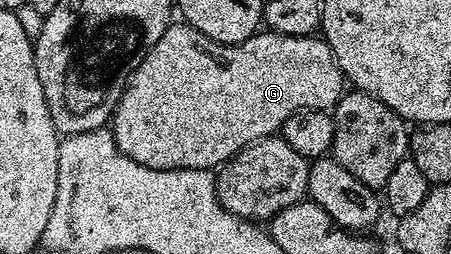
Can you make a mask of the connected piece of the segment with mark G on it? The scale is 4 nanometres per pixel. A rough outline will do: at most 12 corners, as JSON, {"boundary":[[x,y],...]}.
{"boundary":[[176,21],[110,120],[121,153],[212,171],[345,91],[330,45]]}

